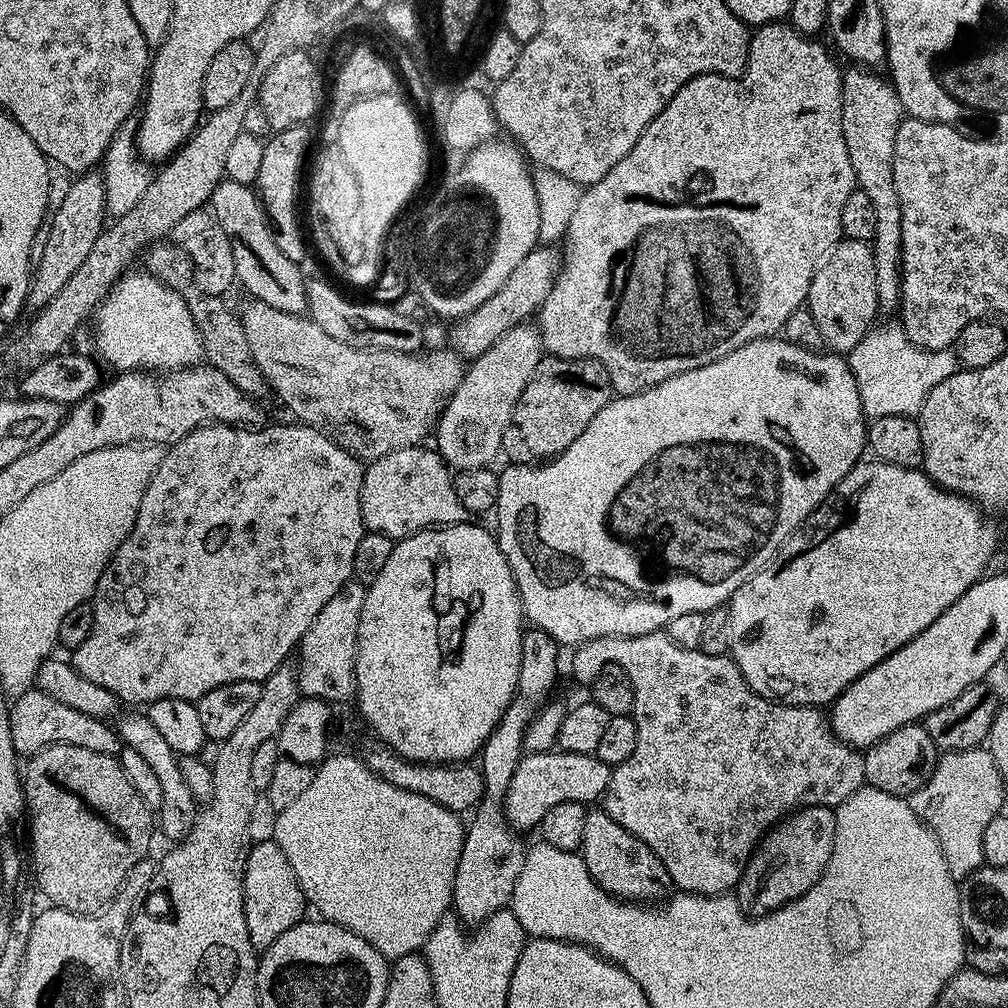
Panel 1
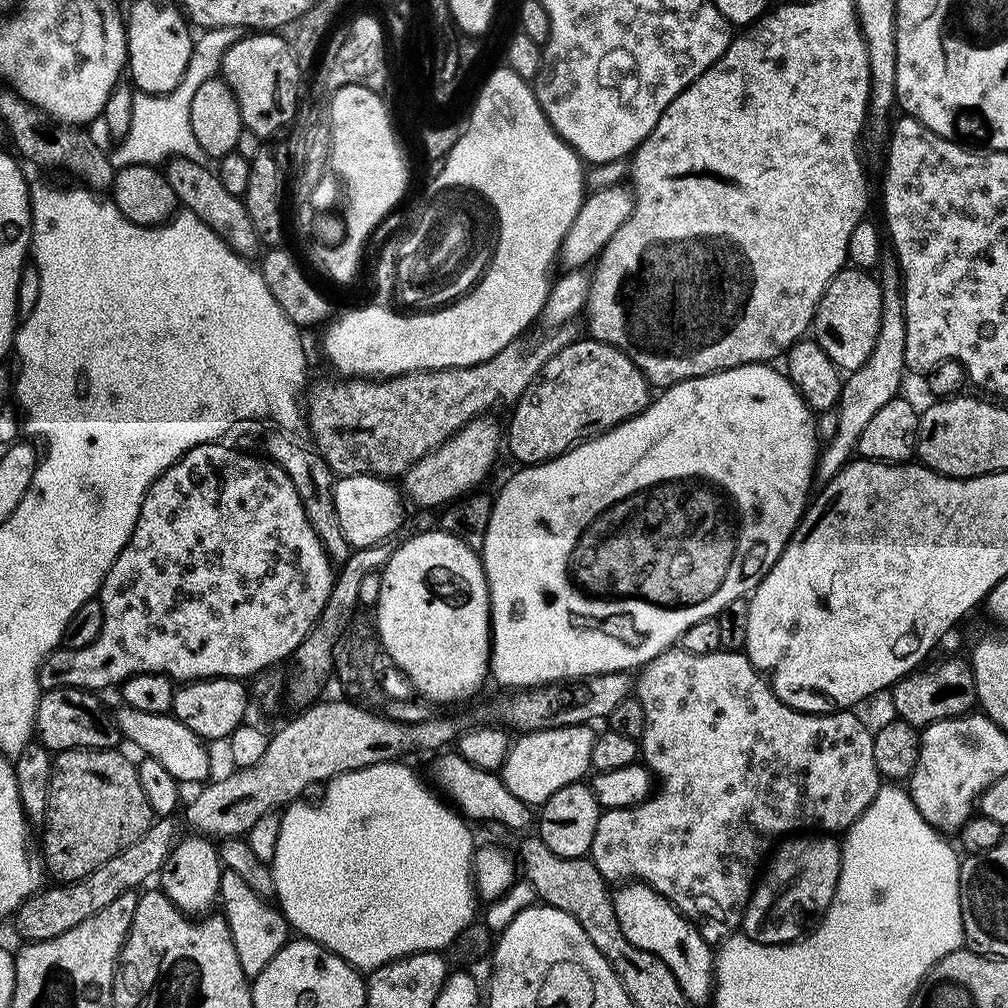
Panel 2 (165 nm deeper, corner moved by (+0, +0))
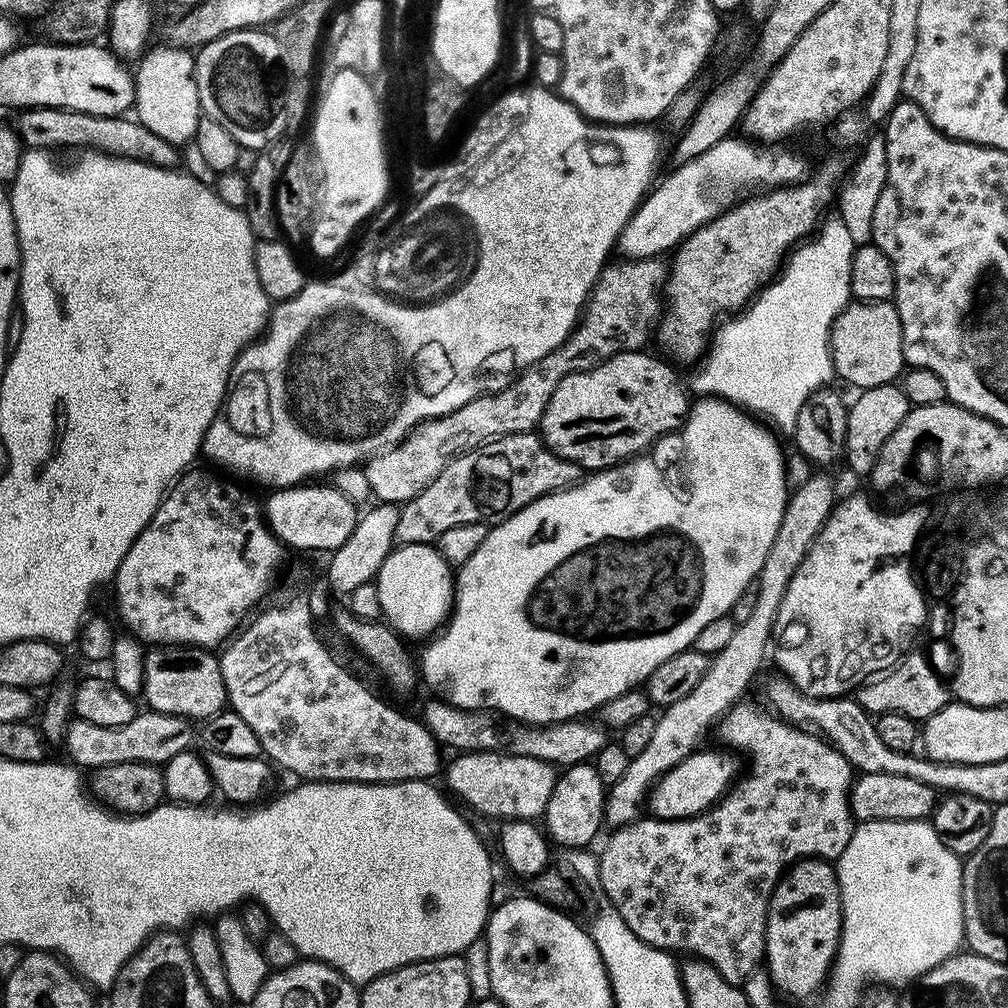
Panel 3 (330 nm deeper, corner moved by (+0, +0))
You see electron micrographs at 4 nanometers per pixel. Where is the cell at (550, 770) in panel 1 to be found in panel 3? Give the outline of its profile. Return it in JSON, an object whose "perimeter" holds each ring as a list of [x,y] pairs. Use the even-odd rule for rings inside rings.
{"perimeter":[[[706,749],[693,752],[656,781],[646,801],[651,817],[657,820],[681,820],[684,817],[697,816],[713,807],[728,791],[739,773],[737,762],[722,752]]]}

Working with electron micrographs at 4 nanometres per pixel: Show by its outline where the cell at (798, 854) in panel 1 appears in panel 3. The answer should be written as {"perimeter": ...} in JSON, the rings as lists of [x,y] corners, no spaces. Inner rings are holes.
{"perimeter":[[[815,858],[798,860],[780,877],[768,903],[764,939],[766,968],[768,964],[766,972],[779,995],[781,992],[792,1000],[808,1000],[827,985],[832,964],[836,961],[836,951],[840,949],[843,917],[840,880],[836,877],[835,867],[829,861]]]}

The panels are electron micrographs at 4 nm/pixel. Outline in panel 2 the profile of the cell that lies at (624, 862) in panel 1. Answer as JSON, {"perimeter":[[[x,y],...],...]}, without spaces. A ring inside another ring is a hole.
{"perimeter":[[[624,882],[612,897],[614,911],[626,941],[638,950],[657,955],[670,968],[678,986],[693,1006],[707,1005],[714,987],[714,948],[702,938],[695,923],[683,916],[670,901],[650,887],[639,882]]]}

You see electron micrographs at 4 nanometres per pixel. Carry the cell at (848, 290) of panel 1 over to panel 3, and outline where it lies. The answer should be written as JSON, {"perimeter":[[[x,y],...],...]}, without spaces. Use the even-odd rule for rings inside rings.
{"perimeter":[[[887,300],[850,302],[838,314],[830,330],[832,370],[856,390],[891,384],[905,371],[902,354],[902,322],[895,303]]]}

